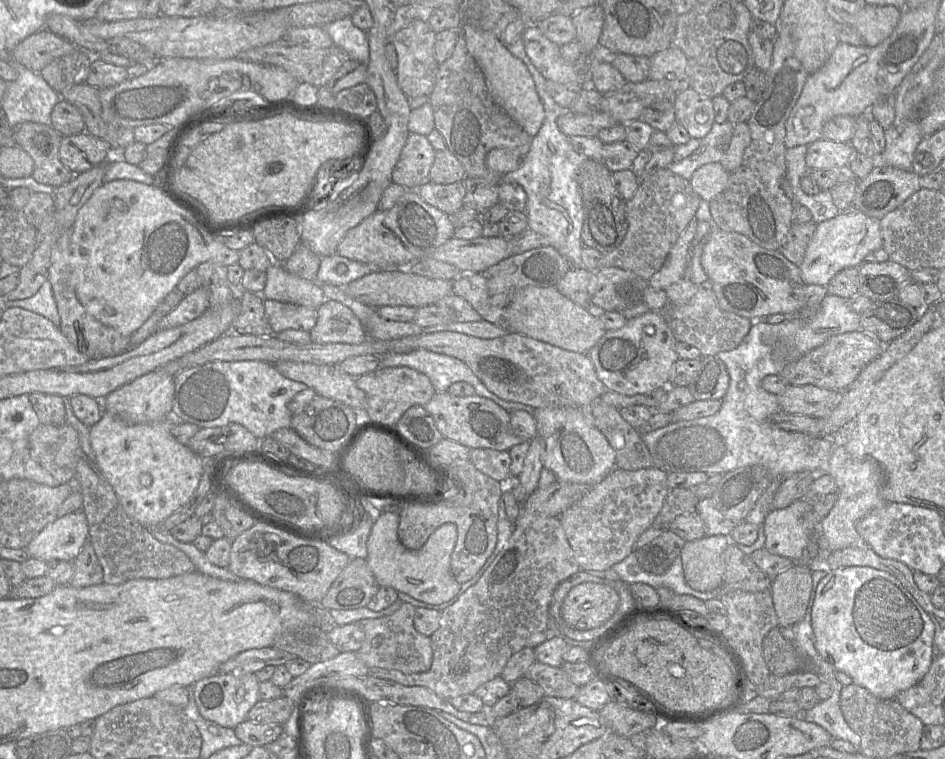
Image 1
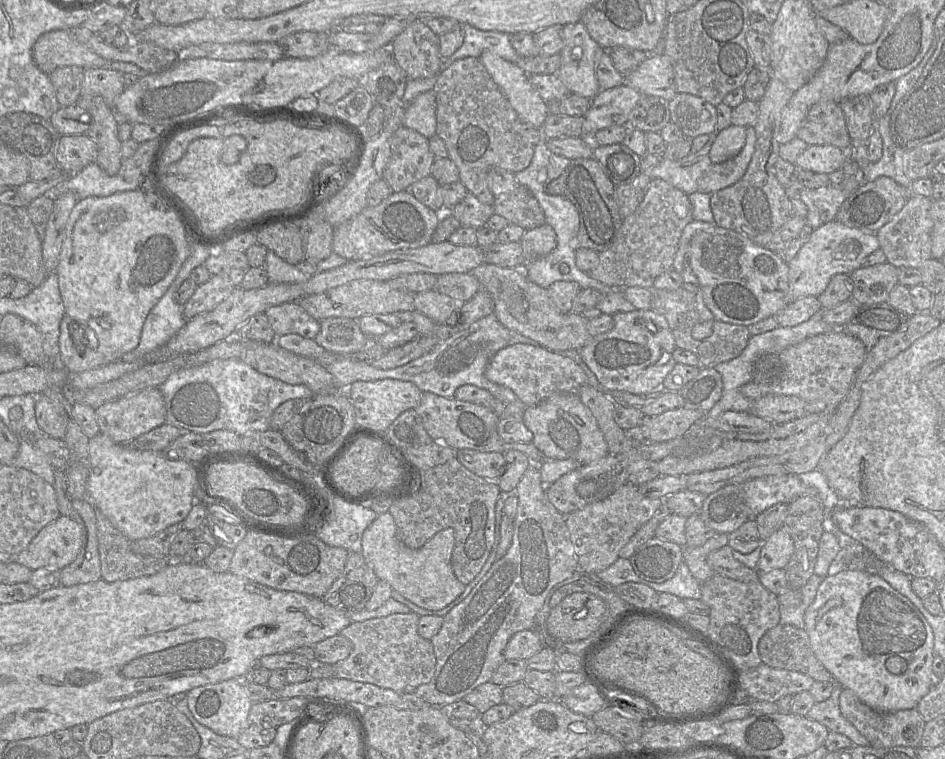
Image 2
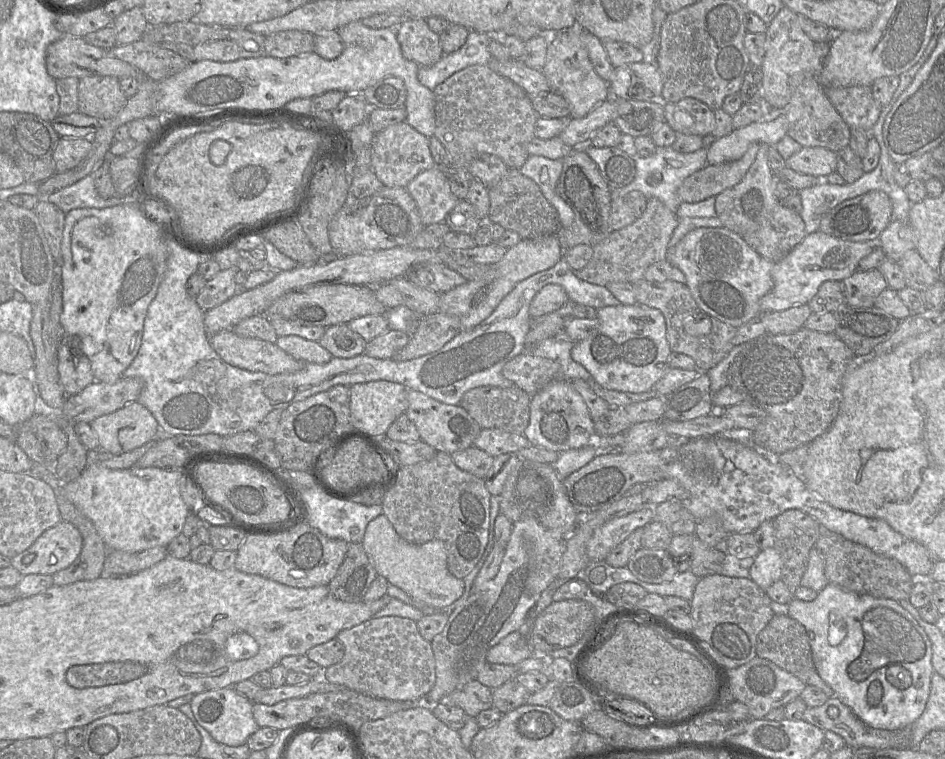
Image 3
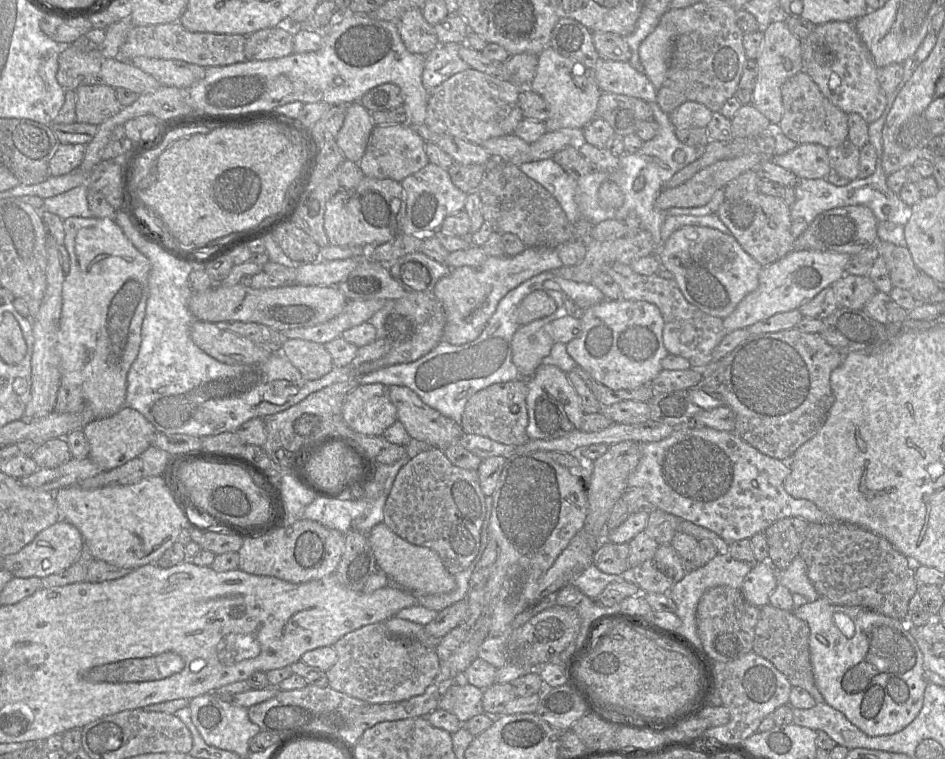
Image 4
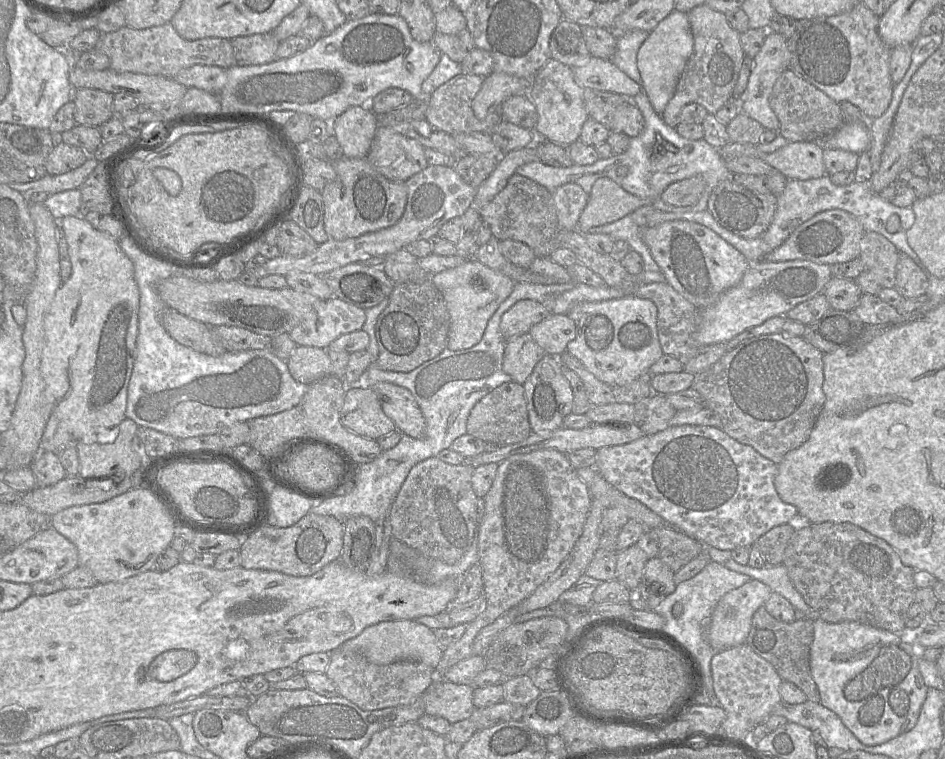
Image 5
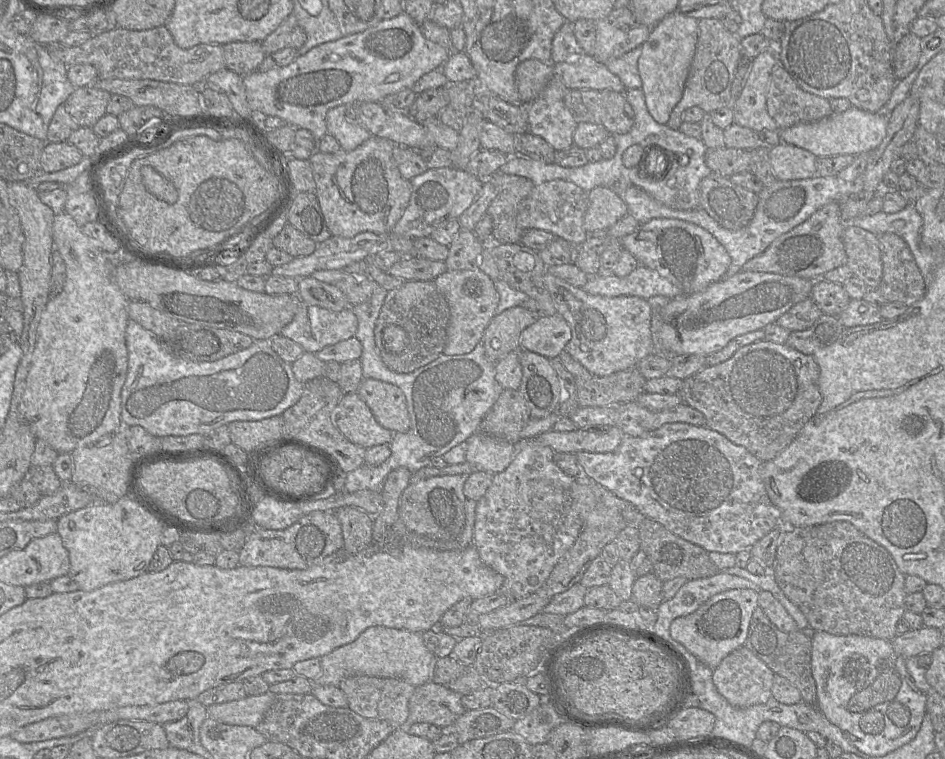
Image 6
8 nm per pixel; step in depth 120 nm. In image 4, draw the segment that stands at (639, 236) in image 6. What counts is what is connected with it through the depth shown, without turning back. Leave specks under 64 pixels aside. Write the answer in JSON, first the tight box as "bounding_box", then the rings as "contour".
{"bounding_box":[660,225,762,319],"contour":[[[687,225],[673,232],[660,249],[660,262],[669,270],[686,300],[706,314],[724,319],[737,307],[741,300],[754,291],[759,284],[762,266],[751,257],[733,235],[704,226]]]}

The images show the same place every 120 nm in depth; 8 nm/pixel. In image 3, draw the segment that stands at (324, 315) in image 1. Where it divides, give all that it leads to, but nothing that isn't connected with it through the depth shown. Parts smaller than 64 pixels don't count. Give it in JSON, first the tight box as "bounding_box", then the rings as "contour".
{"bounding_box":[318,324,367,358],"contour":[[[337,324],[327,327],[318,341],[333,357],[352,358],[364,353],[367,341],[352,331],[348,324]]]}

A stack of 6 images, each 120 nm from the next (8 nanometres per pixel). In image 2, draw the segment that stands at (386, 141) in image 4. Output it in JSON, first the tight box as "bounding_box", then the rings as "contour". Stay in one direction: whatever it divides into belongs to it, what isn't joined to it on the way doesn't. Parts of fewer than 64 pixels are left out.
{"bounding_box":[382,126,435,192],"contour":[[[401,126],[392,136],[390,157],[382,179],[389,184],[393,192],[409,191],[413,183],[431,175],[435,158],[426,137]]]}

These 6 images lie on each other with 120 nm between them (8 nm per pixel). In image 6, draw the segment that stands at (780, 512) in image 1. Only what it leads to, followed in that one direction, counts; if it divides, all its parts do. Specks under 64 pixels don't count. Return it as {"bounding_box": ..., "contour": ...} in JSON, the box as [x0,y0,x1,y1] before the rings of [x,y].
{"bounding_box":[670,589,759,670],"contour":[[[731,589],[712,596],[695,612],[674,619],[670,625],[671,637],[714,670],[728,654],[745,644],[752,614],[758,607],[759,592]]]}

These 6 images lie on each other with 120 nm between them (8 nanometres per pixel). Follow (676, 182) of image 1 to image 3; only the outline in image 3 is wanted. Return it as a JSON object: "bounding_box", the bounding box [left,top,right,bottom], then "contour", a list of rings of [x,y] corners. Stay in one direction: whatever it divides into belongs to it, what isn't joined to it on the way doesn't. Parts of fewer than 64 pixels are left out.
{"bounding_box":[573,199,679,286],"contour":[[[659,199],[647,200],[643,214],[632,224],[612,231],[607,238],[593,246],[593,255],[587,265],[573,270],[581,280],[591,284],[605,286],[611,282],[636,282],[644,279],[646,269],[668,257],[668,243],[677,227],[679,217]]]}

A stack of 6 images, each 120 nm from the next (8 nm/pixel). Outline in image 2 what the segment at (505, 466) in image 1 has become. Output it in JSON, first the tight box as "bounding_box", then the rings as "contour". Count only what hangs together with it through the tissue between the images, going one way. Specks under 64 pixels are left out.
{"bounding_box":[456,449,505,480],"contour":[[[458,449],[456,458],[471,472],[487,480],[495,480],[505,464],[504,453]]]}

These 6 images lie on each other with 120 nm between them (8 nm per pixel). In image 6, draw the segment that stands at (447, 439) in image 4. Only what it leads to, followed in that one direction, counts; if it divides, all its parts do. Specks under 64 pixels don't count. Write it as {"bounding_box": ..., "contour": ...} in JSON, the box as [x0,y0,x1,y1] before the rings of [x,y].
{"bounding_box":[357,378,409,433],"contour":[[[372,378],[363,379],[357,393],[382,427],[393,433],[406,433],[409,430],[406,398],[396,385]]]}

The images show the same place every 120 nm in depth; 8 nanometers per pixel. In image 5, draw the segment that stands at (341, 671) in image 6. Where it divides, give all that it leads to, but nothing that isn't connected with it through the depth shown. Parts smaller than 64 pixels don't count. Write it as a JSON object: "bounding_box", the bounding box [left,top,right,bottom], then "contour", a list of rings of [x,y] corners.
{"bounding_box":[340,620,444,669],"contour":[[[415,620],[382,621],[365,628],[358,636],[345,641],[340,647],[341,650],[357,651],[376,665],[417,661],[433,669],[436,669],[444,651],[433,630]]]}

